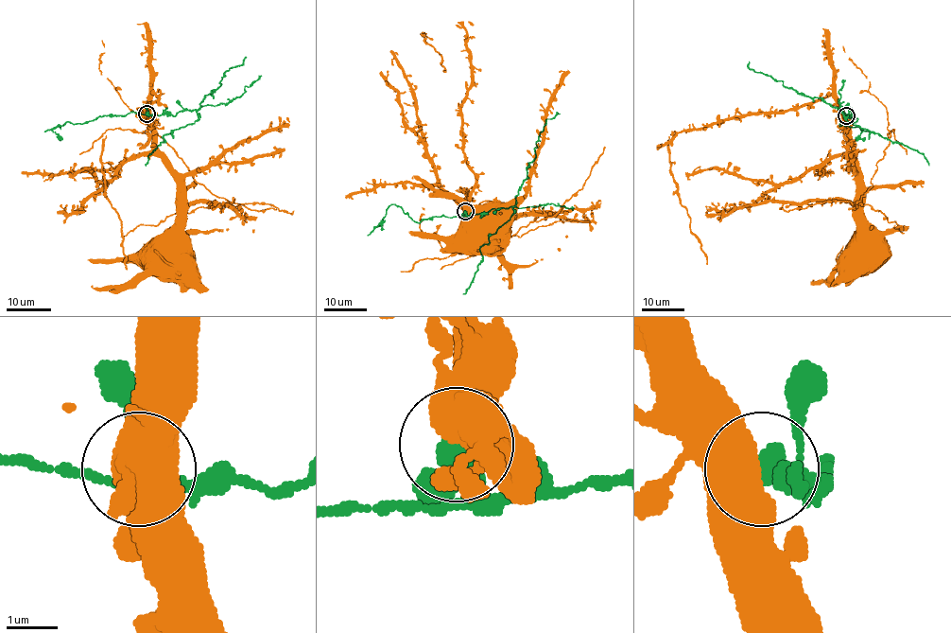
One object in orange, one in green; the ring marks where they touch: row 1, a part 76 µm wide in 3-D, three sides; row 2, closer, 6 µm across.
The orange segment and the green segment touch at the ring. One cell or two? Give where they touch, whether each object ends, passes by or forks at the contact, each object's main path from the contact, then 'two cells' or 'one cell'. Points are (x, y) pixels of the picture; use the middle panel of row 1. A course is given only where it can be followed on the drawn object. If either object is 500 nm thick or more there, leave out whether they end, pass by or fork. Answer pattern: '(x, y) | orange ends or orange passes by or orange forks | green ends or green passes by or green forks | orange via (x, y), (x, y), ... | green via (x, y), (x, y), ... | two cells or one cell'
(465, 211) | orange via (465, 210), (493, 225), (493, 213), (501, 207) | green via (465, 210), (468, 215), (475, 215), (516, 203), (516, 196), (535, 156), (536, 141), (545, 121), (560, 114) | two cells

